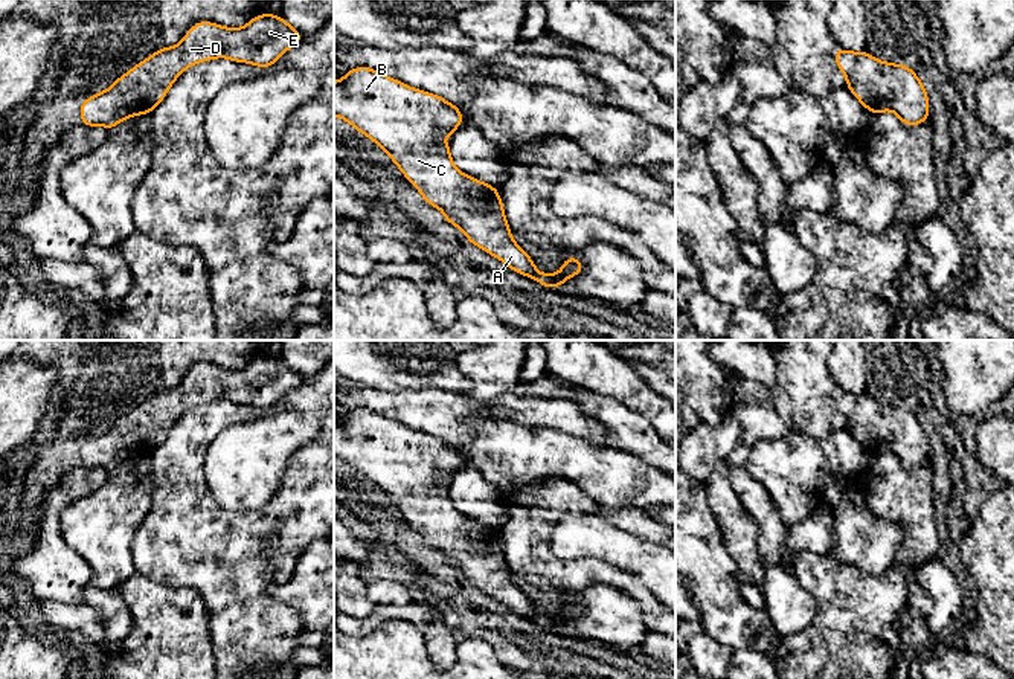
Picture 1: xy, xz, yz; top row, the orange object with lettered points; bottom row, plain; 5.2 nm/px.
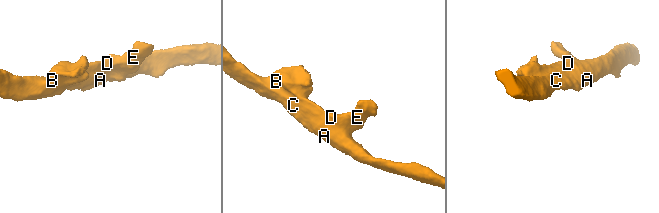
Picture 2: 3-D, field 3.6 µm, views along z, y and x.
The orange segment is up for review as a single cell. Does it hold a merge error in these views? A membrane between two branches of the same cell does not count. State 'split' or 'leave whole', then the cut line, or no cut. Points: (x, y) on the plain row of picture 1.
leave whole; no cut

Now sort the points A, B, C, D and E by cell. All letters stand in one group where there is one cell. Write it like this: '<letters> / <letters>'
A B C D E

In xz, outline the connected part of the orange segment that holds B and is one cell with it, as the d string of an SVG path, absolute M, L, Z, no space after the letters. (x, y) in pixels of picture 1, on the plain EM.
M354 409L342 423L334 423L334 458L372 481L427 546L441 551L445 563L459 569L468 584L505 604L509 612L557 632L584 613L584 604L569 598L560 615L540 615L534 601L512 581L499 529L454 508L450 484L438 479L453 478L464 465L456 446L375 410Z

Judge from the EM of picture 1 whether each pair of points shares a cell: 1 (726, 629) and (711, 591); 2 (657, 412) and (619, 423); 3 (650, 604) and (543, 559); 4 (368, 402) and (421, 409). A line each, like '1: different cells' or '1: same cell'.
1: same cell
2: different cells
3: same cell
4: same cell

